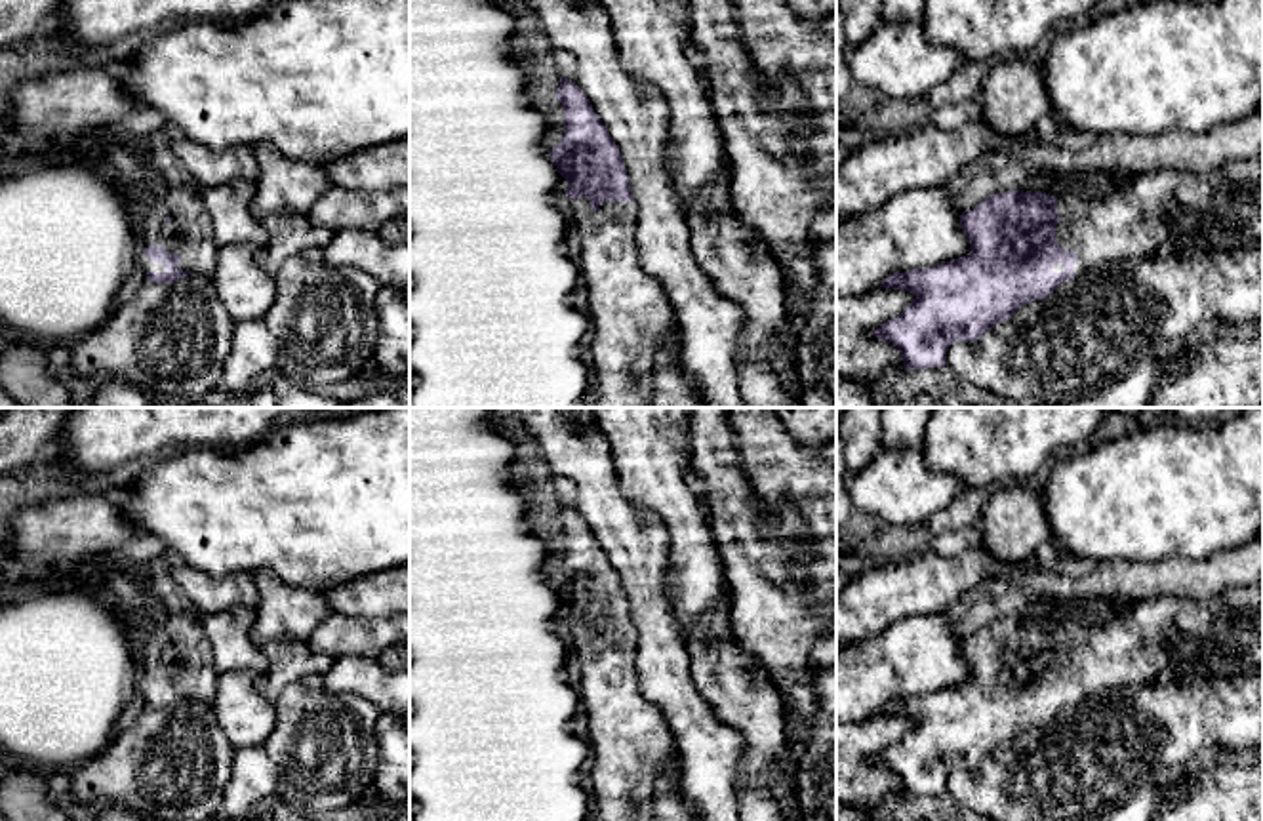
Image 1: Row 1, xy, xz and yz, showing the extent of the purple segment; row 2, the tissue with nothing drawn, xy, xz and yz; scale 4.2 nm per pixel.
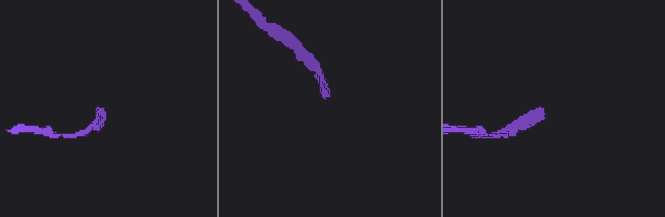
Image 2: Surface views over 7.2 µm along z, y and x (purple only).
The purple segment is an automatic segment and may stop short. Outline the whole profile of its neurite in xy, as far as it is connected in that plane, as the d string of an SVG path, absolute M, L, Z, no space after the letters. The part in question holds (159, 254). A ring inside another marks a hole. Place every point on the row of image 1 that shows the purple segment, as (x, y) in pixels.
M173 177L164 181L143 206L135 236L147 282L213 276L219 248L198 187L185 187Z

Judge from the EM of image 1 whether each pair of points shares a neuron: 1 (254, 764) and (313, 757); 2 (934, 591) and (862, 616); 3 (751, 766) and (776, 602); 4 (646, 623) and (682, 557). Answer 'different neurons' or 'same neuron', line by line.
1: same neuron
2: same neuron
3: different neurons
4: different neurons

